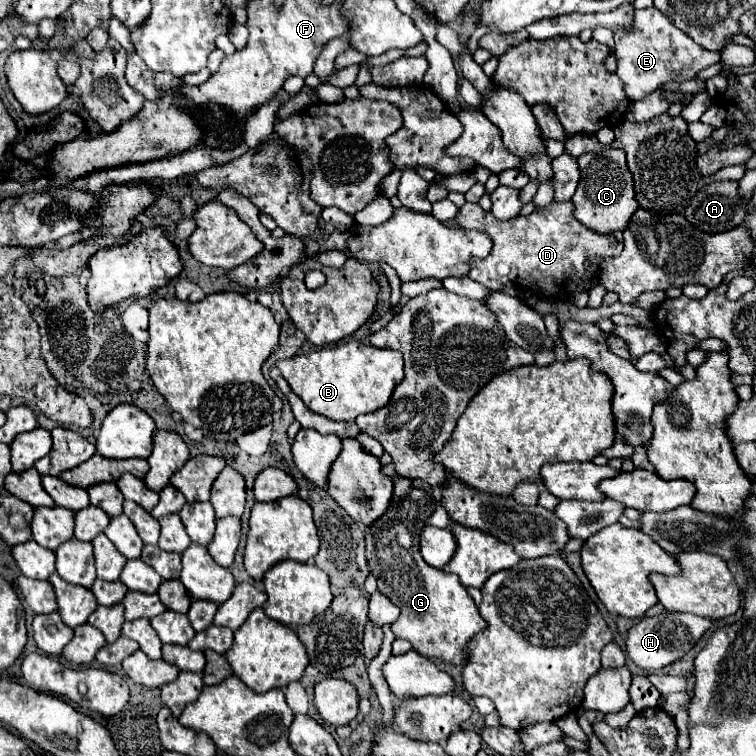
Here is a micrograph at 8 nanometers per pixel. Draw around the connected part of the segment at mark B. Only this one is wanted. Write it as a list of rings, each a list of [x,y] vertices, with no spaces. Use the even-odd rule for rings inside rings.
[[[358,340],[286,358],[276,362],[276,366],[282,372],[282,378],[290,384],[292,392],[300,396],[312,412],[330,420],[356,420],[360,414],[384,408],[398,382],[404,378],[400,352],[380,350]]]

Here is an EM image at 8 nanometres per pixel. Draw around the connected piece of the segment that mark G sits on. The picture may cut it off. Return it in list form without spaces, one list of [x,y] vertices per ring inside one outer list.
[[[393,463],[382,466],[382,471],[392,476],[396,488],[394,492],[398,492],[400,500],[390,502],[378,524],[368,526],[366,560],[370,574],[378,582],[378,592],[400,608],[398,620],[392,622],[392,632],[398,638],[410,640],[412,648],[426,658],[440,658],[444,664],[464,666],[466,644],[474,634],[486,628],[486,622],[482,620],[472,596],[460,584],[458,576],[424,564],[420,554],[420,532],[438,506],[432,486],[422,480],[406,480],[398,476]]]

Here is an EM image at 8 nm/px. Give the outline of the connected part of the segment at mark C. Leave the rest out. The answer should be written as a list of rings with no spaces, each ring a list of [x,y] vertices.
[[[606,148],[602,152],[586,152],[578,156],[578,166],[582,178],[572,196],[574,218],[598,234],[614,234],[616,230],[624,232],[628,228],[632,214],[638,210],[632,174],[626,166],[624,150]]]

